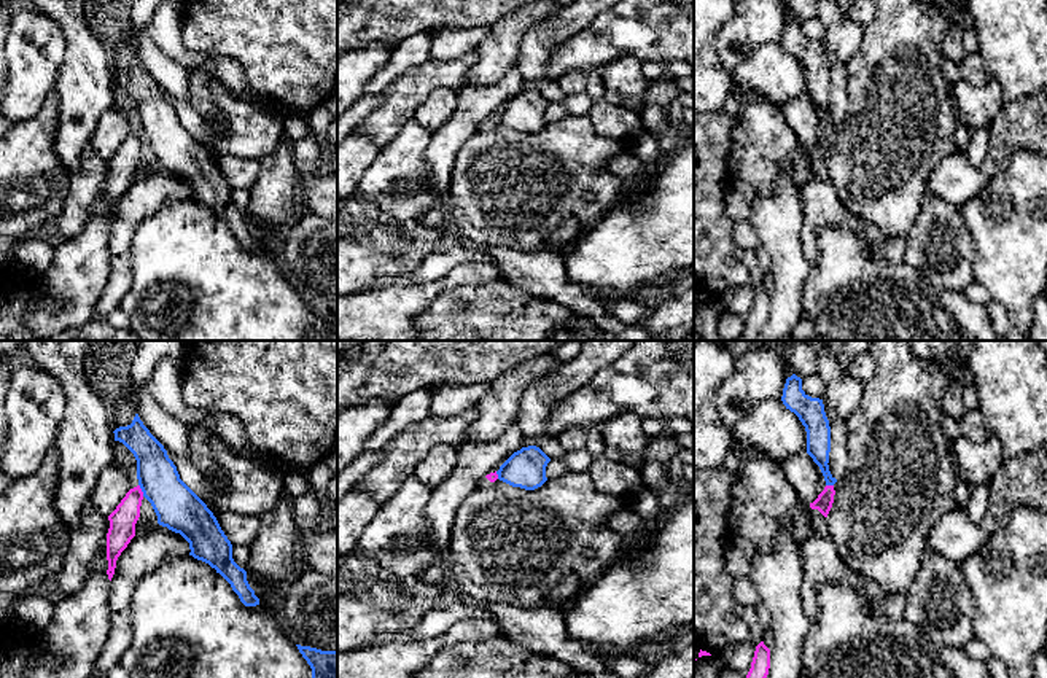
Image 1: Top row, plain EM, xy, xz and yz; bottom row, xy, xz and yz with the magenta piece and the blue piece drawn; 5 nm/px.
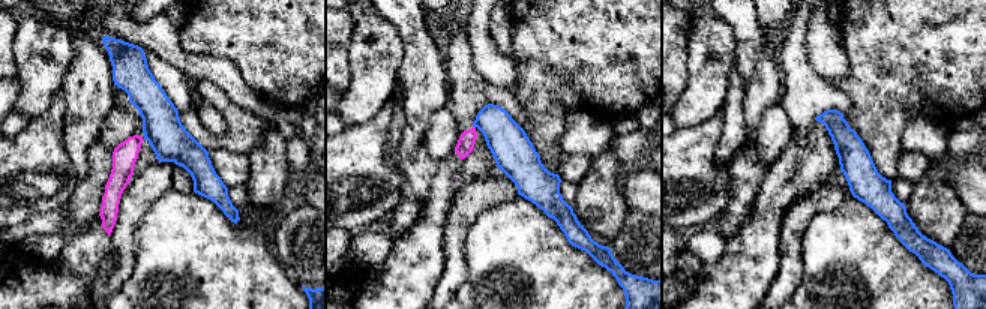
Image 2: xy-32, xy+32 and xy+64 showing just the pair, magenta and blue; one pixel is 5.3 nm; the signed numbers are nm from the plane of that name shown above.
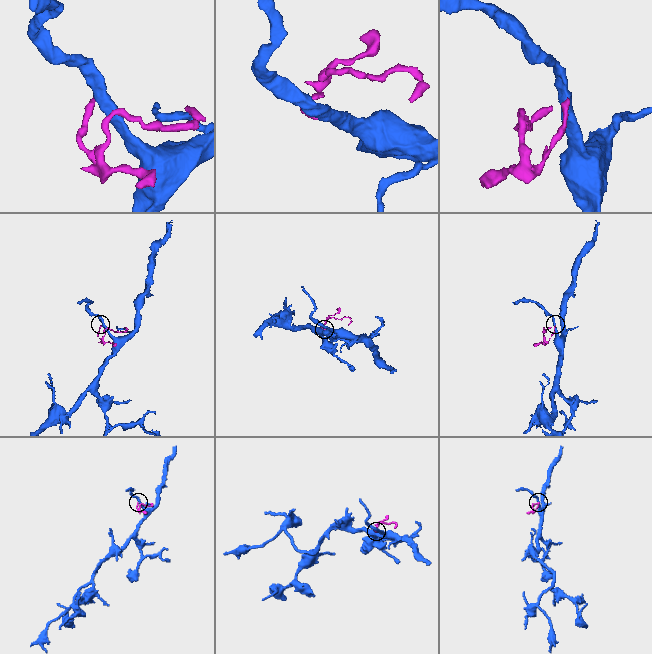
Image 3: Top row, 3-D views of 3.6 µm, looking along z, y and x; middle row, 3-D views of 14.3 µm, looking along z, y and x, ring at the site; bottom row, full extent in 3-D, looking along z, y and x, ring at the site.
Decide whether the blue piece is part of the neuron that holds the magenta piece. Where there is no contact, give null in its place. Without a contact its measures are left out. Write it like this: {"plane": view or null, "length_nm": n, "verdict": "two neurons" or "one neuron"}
{"plane": "xy", "length_nm": 70, "verdict": "two neurons"}

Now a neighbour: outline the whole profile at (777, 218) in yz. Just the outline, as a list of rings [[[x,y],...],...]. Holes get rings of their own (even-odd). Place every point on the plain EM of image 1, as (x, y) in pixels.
[[[781,172],[772,194],[759,194],[749,224],[770,256],[770,312],[756,341],[783,341],[804,318],[804,285],[812,271],[802,248],[804,215],[792,177]]]

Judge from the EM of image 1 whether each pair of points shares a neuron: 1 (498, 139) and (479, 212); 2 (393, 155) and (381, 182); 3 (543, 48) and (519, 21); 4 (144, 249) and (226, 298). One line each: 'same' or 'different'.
1: same
2: same
3: different
4: same

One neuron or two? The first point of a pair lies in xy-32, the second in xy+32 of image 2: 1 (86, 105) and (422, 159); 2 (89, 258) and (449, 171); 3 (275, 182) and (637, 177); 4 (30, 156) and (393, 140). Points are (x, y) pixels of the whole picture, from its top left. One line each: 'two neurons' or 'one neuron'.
1: two neurons
2: one neuron
3: two neurons
4: two neurons

